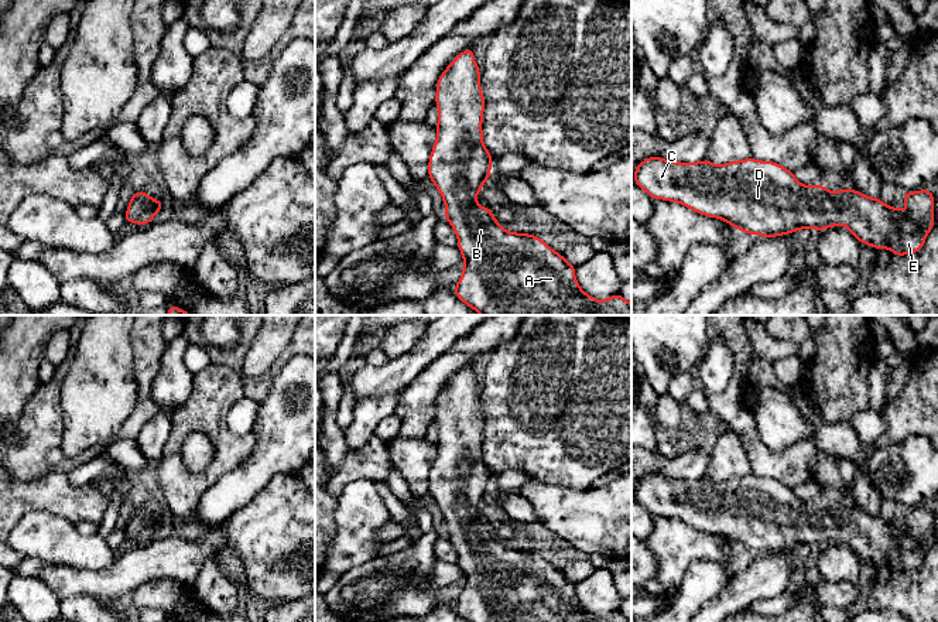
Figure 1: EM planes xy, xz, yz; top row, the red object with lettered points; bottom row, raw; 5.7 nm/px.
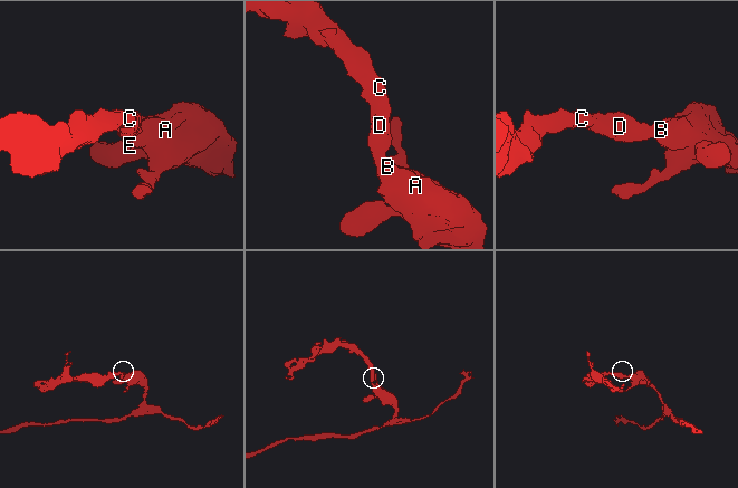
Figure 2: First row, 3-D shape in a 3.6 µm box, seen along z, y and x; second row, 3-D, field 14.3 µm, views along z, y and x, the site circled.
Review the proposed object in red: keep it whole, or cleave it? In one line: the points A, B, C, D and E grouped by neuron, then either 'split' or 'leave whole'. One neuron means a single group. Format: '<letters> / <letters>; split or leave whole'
A B C D E; leave whole

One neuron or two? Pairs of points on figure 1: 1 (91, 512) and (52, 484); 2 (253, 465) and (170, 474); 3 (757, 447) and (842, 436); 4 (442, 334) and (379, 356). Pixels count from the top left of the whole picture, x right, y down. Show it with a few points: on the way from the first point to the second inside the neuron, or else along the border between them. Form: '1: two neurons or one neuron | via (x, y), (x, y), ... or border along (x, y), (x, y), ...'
1: one neuron | via (81, 503), (71, 502), (62, 494)
2: two neurons | border along (254, 437), (252, 453), (238, 467), (211, 485)
3: two neurons | border along (811, 440), (818, 450)
4: two neurons | border along (390, 359), (380, 365), (366, 364)

